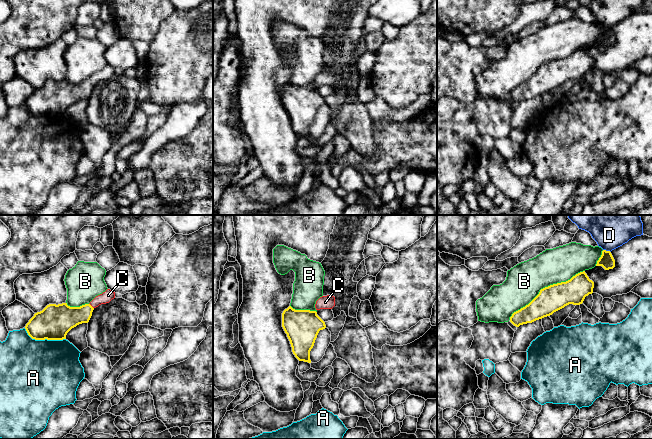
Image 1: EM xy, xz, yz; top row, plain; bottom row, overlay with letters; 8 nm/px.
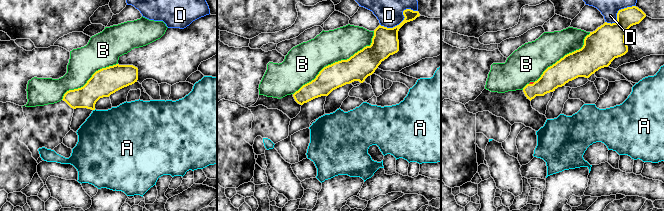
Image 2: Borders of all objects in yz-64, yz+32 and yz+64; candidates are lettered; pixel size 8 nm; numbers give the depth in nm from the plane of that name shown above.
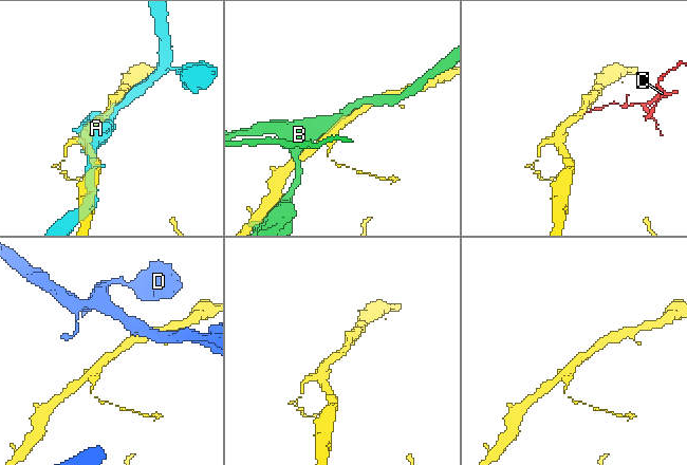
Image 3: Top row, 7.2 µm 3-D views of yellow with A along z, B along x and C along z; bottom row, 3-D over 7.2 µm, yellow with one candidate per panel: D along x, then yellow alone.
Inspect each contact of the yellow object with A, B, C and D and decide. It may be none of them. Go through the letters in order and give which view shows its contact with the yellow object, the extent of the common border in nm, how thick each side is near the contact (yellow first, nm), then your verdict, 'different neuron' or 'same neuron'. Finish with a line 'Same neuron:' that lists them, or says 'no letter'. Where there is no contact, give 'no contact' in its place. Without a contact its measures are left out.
A: contact in xy; length 340 nm; calibres 280 and 500 nm; different neuron
B: contact in yz; length 700 nm; calibres 220 and 300 nm; different neuron
C: contact in xy; length 60 nm; calibres 220 and 90 nm; same neuron
D: contact in yz; length 70 nm; calibres 120 and 200 nm; different neuron
Same neuron: C

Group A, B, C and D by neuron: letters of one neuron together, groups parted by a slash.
A / B / C / D

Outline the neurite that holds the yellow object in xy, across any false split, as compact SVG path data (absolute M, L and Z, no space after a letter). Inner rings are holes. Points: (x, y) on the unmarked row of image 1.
M107 65L89 80L70 83L67 79L49 80L37 88L26 100L28 111L35 116L63 116L67 109L82 99L88 99L93 86L115 74L115 68Z

